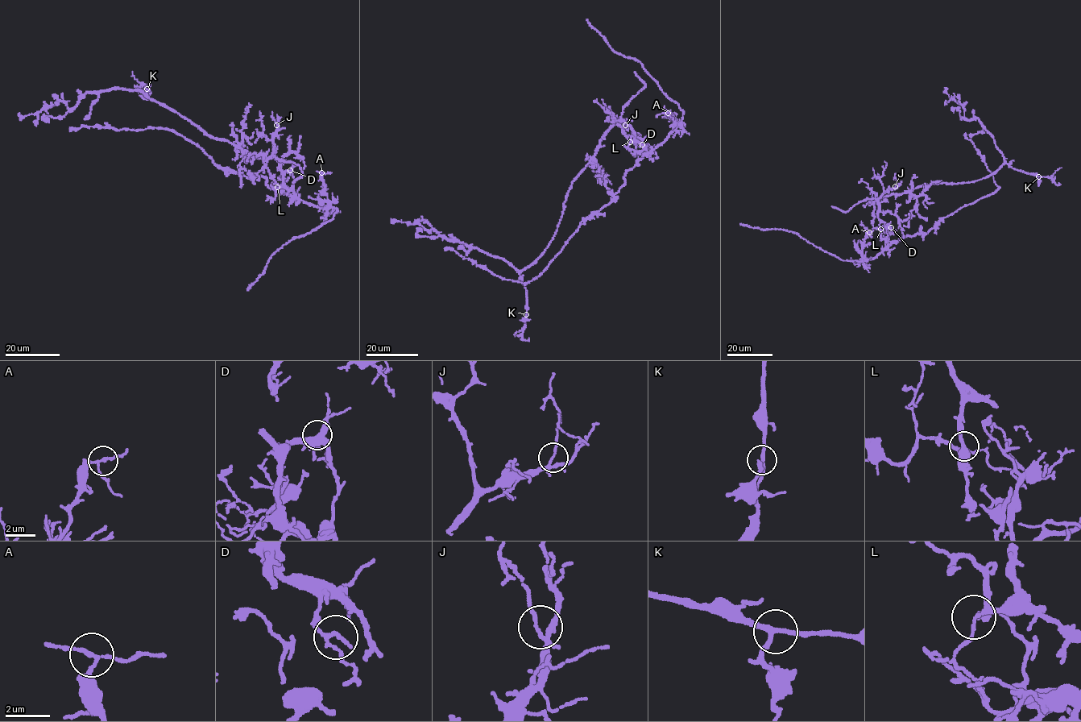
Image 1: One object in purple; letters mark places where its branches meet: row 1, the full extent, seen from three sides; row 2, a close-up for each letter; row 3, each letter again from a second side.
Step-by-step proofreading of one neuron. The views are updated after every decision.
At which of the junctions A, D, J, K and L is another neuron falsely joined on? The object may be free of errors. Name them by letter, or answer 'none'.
L

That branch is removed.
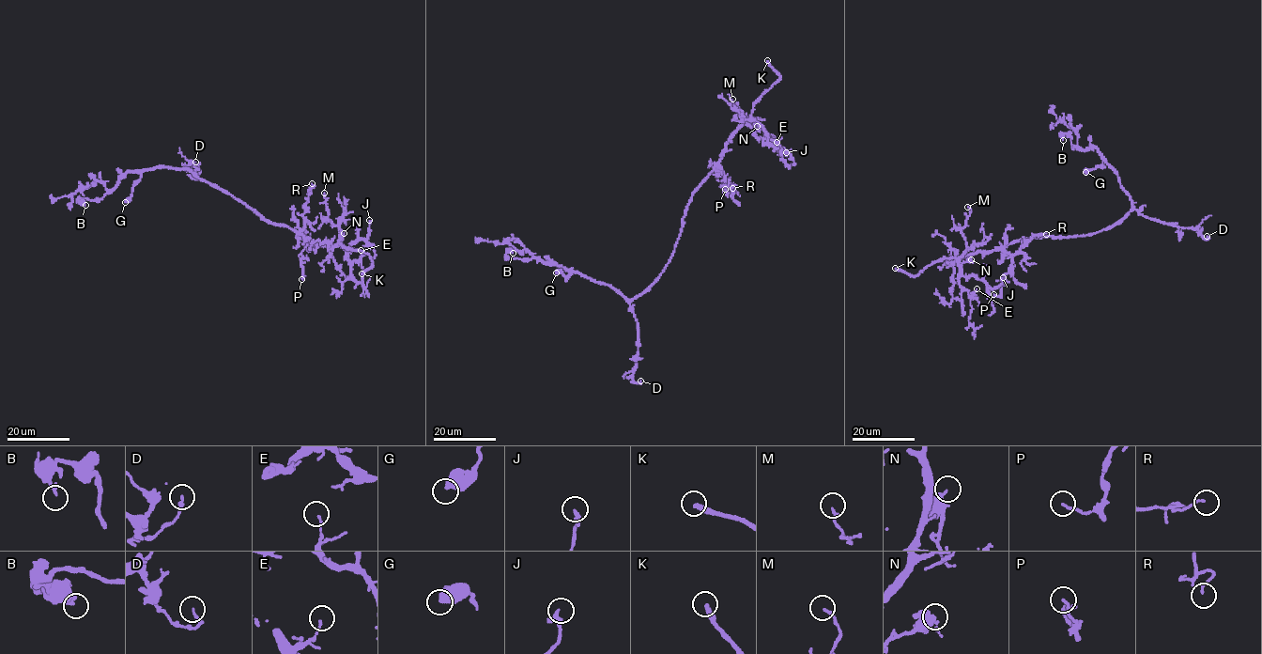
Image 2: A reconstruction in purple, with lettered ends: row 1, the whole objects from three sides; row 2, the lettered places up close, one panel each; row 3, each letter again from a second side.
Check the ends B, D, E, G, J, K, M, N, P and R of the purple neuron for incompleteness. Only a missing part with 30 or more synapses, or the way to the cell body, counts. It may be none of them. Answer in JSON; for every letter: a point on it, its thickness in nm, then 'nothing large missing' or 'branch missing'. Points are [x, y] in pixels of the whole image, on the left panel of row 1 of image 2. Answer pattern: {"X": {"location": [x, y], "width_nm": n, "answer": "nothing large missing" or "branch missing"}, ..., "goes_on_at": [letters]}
{"B": {"location": [85, 205], "width_nm": 240, "answer": "nothing large missing"}, "D": {"location": [195, 162], "width_nm": 130, "answer": "nothing large missing"}, "E": {"location": [361, 250], "width_nm": 120, "answer": "nothing large missing"}, "G": {"location": [125, 202], "width_nm": 550, "answer": "nothing large missing"}, "J": {"location": [369, 220], "width_nm": 320, "answer": "nothing large missing"}, "K": {"location": [361, 273], "width_nm": 300, "answer": "branch missing"}, "M": {"location": [324, 193], "width_nm": 150, "answer": "nothing large missing"}, "N": {"location": [344, 233], "width_nm": 200, "answer": "nothing large missing"}, "P": {"location": [301, 279], "width_nm": 140, "answer": "nothing large missing"}, "R": {"location": [312, 183], "width_nm": 120, "answer": "nothing large missing"}, "goes_on_at": ["K"]}

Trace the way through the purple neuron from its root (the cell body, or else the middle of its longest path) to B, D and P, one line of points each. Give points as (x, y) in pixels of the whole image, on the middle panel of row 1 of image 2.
B: (671, 255), (659, 278), (628, 300), (608, 285), (569, 272), (554, 263), (510, 258), (505, 254), (513, 253)
D: (671, 255), (659, 278), (630, 303), (638, 323), (638, 351), (632, 379), (639, 383), (640, 381)
P: (671, 255), (692, 193), (717, 164), (728, 186), (724, 185), (727, 194), (725, 189)

